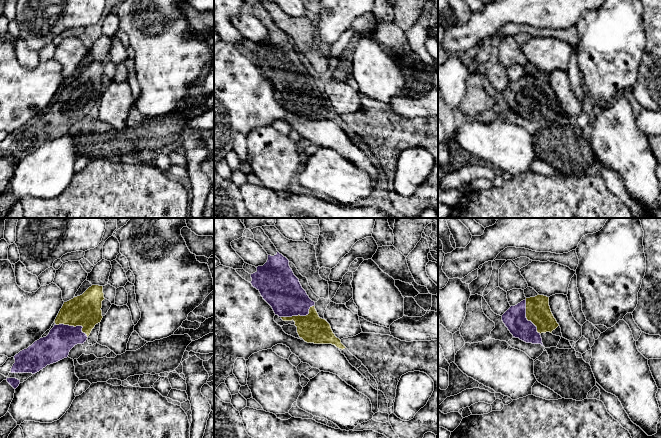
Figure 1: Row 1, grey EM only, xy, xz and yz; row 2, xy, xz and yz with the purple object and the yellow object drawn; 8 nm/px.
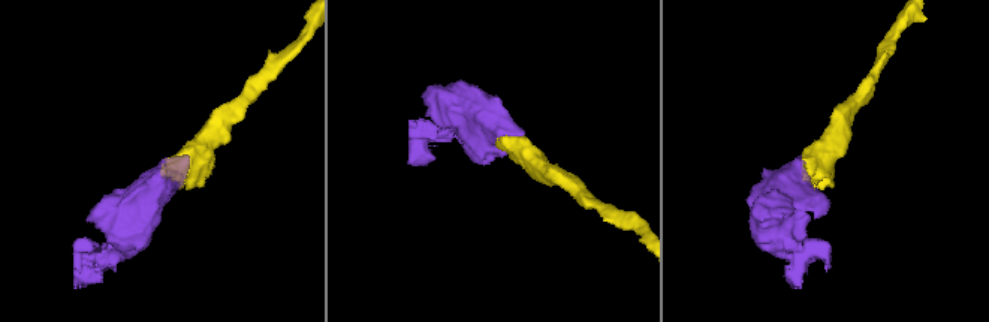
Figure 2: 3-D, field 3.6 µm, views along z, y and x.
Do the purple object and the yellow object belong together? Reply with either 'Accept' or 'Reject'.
Accept

